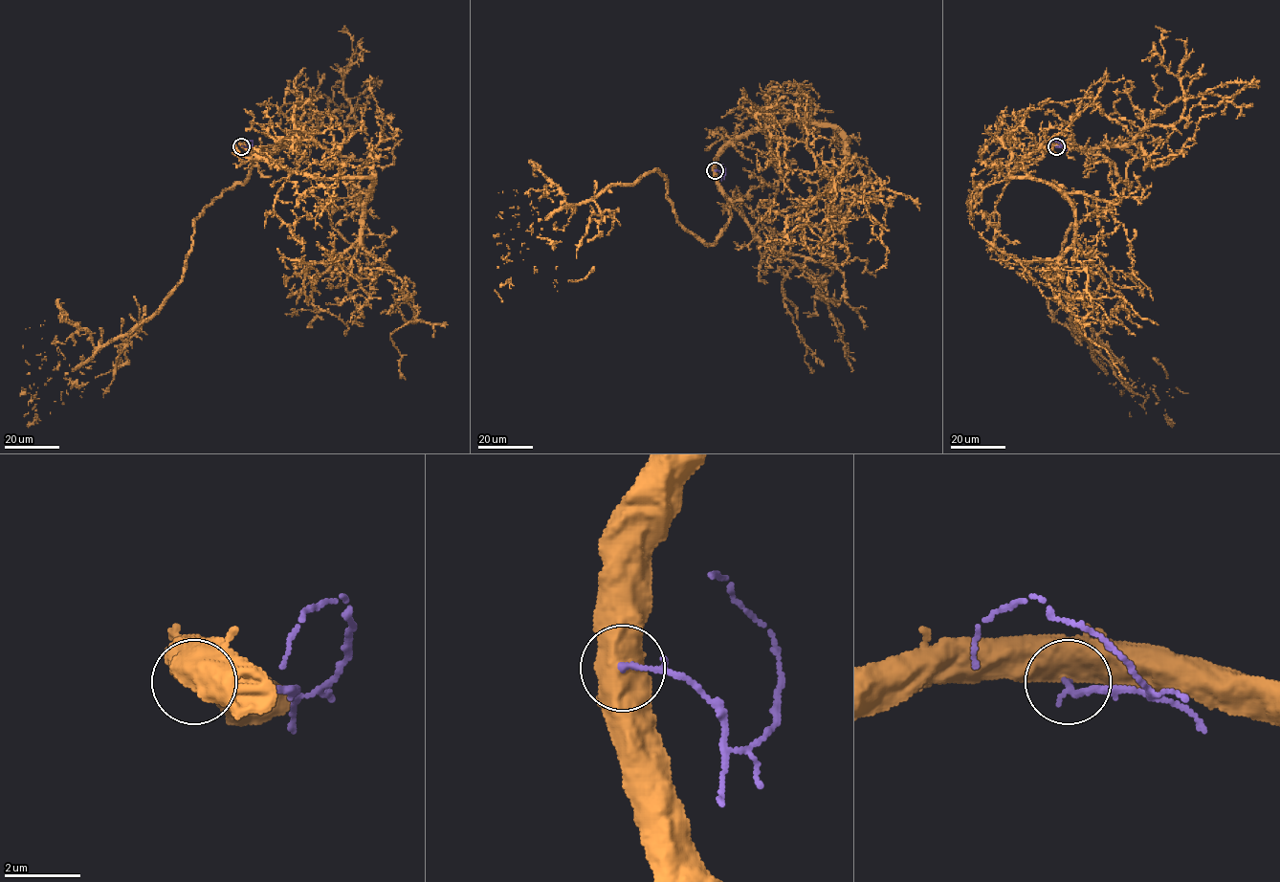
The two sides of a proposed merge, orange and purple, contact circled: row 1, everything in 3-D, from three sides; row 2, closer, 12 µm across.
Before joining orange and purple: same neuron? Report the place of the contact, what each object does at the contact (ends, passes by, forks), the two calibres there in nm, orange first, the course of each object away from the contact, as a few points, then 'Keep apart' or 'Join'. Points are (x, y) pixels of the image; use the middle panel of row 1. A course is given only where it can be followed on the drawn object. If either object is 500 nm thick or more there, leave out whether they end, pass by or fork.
Place: (715, 170). Thickness 750 nm (orange) against 90 nm. Course of orange: (714, 170), (730, 217), (714, 244), (678, 222), (655, 169), (533, 222), (520, 251), (501, 257), (535, 266). Course of purple: (714, 170), (722, 176), (725, 174), (725, 167), (720, 164). Keep apart

